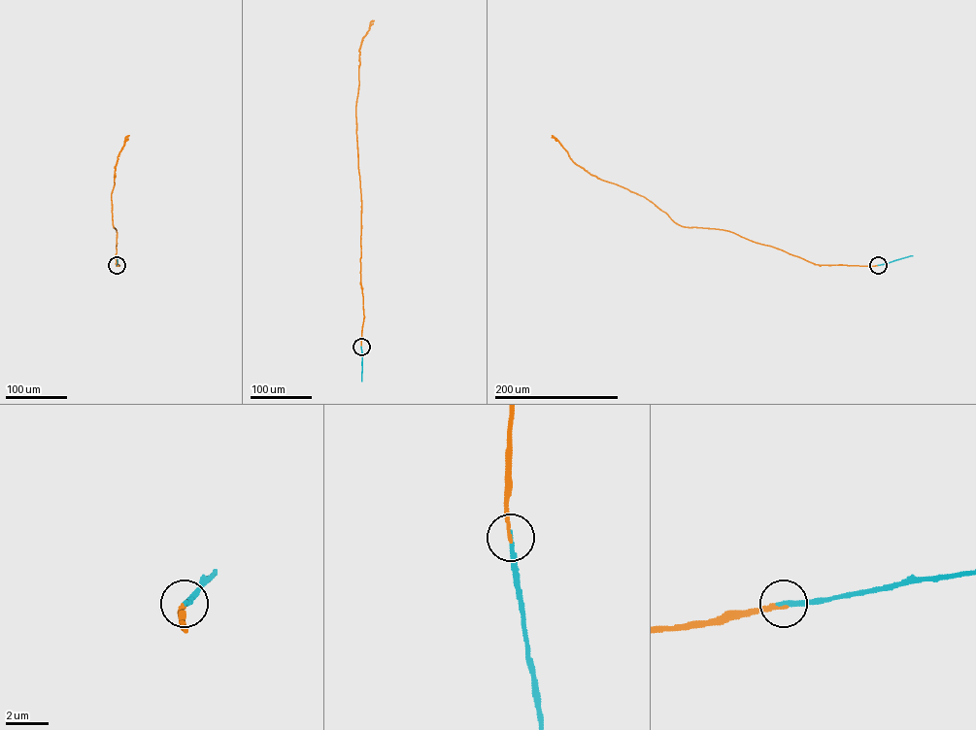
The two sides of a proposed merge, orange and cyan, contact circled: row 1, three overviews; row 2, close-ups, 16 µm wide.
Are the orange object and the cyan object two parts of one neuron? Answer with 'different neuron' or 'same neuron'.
same neuron

